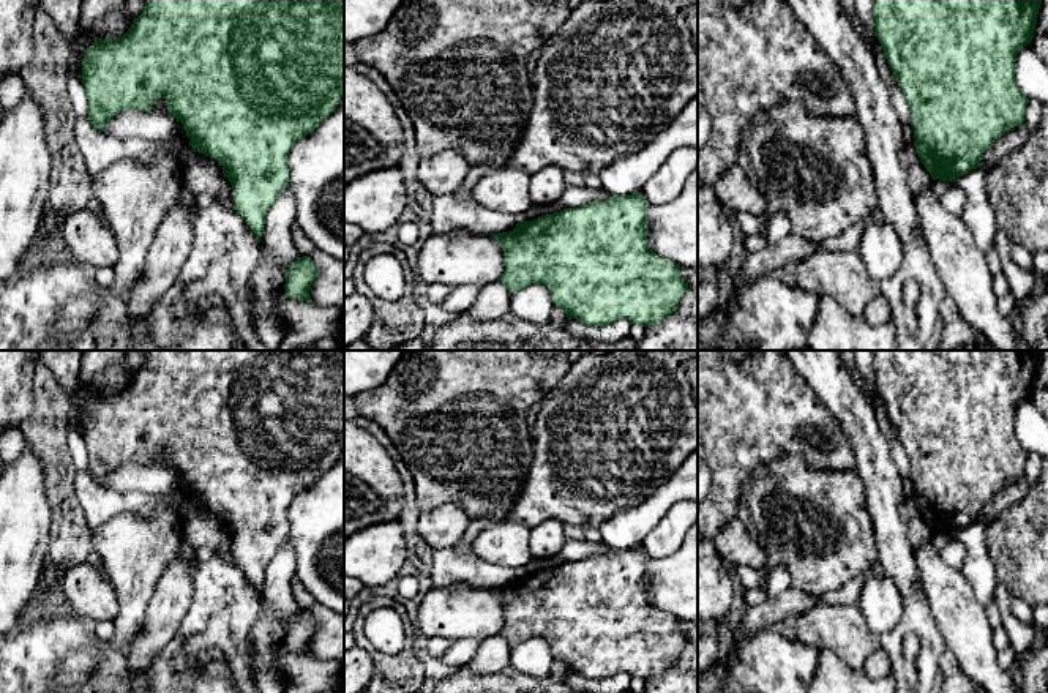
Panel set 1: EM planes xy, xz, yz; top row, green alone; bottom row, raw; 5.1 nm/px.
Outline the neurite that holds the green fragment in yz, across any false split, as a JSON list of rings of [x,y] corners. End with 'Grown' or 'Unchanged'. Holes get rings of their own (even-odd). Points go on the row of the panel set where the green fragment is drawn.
[[[873,0],[876,36],[909,106],[915,137],[914,145],[920,163],[930,172],[933,180],[952,182],[953,178],[980,167],[985,150],[991,147],[1009,128],[1024,122],[1027,98],[1016,84],[1015,62],[1018,52],[1024,46],[1031,44],[1034,38],[1040,3],[1042,0]]]. Unchanged

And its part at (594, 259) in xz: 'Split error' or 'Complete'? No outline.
Complete

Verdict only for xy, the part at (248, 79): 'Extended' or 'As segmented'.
As segmented

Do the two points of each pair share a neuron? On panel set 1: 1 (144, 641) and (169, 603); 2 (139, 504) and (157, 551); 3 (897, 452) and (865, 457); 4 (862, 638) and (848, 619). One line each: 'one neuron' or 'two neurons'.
1: one neuron
2: two neurons
3: two neurons
4: one neuron

